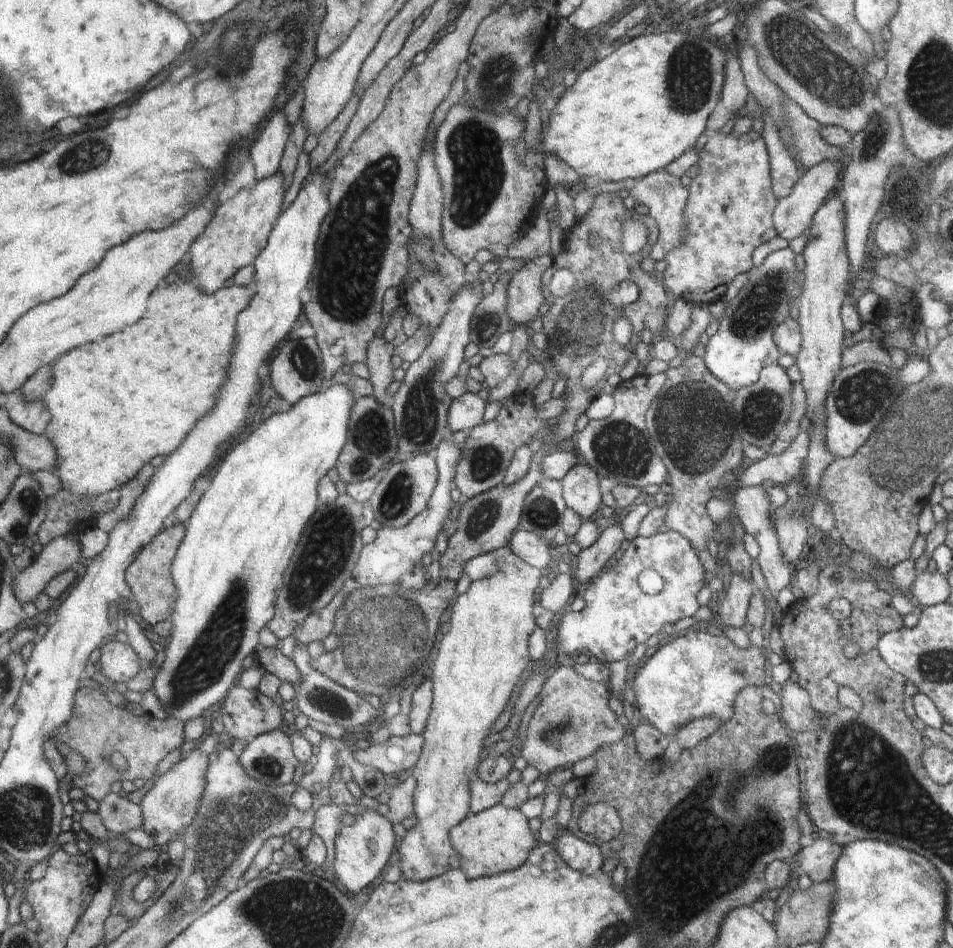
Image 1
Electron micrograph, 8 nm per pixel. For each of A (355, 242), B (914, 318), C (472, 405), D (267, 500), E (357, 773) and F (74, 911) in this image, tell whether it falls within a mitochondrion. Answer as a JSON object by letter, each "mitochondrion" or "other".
{"A":"mitochondrion","B":"other","C":"other","D":"other","E":"other","F":"other"}

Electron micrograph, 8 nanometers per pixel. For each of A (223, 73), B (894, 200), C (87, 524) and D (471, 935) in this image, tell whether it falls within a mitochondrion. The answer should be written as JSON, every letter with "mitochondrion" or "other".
{"A":"other","B":"other","C":"other","D":"other"}

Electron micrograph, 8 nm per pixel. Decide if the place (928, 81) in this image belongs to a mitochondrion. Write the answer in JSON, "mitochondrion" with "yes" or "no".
{"mitochondrion":"yes"}

